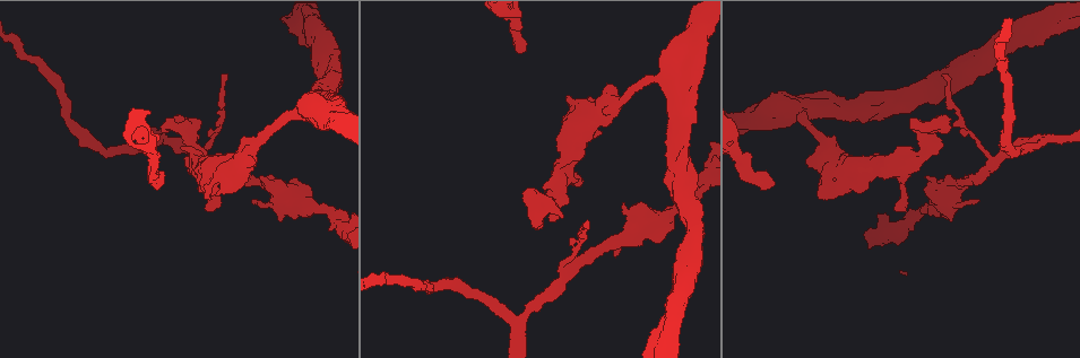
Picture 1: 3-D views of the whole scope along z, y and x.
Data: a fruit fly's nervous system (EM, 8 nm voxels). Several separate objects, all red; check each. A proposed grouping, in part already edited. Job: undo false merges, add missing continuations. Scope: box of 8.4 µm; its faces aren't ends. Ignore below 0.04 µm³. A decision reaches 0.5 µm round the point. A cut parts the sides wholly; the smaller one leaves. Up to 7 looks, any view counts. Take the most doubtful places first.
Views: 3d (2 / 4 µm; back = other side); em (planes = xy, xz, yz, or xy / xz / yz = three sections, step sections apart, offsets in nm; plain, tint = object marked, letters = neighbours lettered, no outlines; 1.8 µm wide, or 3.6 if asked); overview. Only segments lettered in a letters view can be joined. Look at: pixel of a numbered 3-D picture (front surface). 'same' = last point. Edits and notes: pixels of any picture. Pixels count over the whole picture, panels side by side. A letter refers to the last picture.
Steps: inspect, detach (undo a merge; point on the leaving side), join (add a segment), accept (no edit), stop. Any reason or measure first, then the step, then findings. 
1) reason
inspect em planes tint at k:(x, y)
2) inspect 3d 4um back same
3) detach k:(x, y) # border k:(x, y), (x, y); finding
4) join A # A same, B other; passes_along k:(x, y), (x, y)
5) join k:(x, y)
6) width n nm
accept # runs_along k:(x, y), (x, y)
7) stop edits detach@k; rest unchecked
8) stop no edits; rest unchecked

free end
inspect em yz step 16 letters at 1:(158, 185)

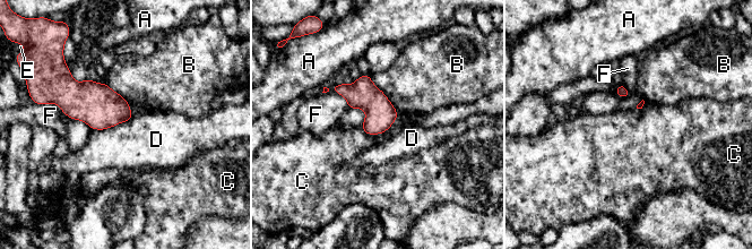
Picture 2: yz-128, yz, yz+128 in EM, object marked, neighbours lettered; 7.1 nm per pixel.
cut it another way
inspect em planes letters same

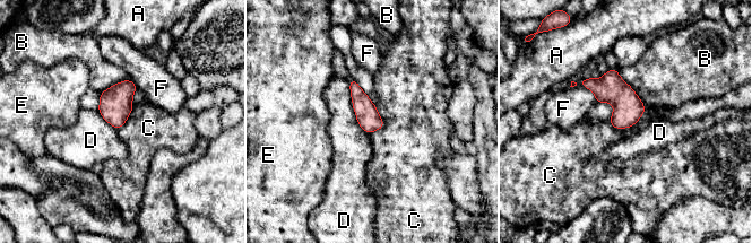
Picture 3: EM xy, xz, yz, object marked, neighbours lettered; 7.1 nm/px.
accept # A other, B other, C other, D other, E other, F other; border 3:(647, 107), (630, 127), (607, 121); none of them fits

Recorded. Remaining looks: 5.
branch point
inspect 3d 4um at 1:(279, 193)

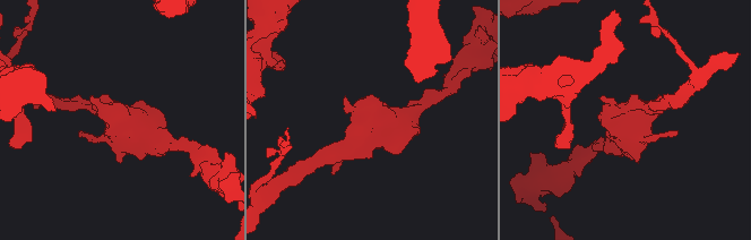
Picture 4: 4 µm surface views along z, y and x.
inspect em 3.6um xz step 16 letters at 4:(370, 136)

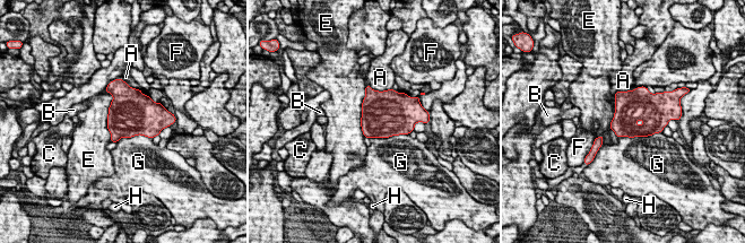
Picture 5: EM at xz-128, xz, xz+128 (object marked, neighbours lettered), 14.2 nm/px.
inspect em 3.6um planes letters same

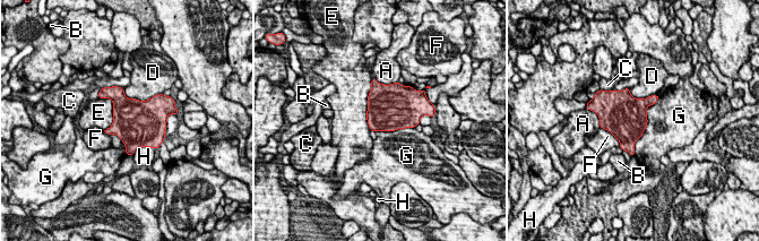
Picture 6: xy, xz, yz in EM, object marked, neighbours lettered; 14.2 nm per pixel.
accept # A other, B other, C other, D other, E other, F other, G other, H other; border 6:(660, 96), (647, 108), (634, 154); one neuron here

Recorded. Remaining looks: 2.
closes a loop
inspect em xy step 16 tint at 1:(209, 199)

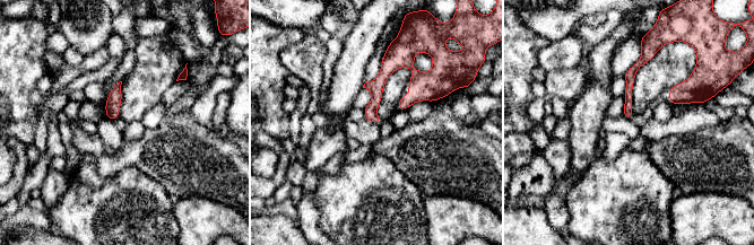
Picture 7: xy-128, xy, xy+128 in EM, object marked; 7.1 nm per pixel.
inspect em planes letters same

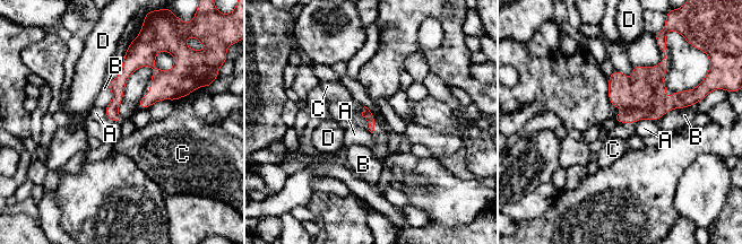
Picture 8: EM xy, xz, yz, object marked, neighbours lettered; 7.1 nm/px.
width 70 nm
accept # A other, B other, C other, D other; border 8:(652, 120), (639, 119), (635, 123); continuous, no second neuron

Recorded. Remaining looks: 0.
stop no edits; rest unchecked

